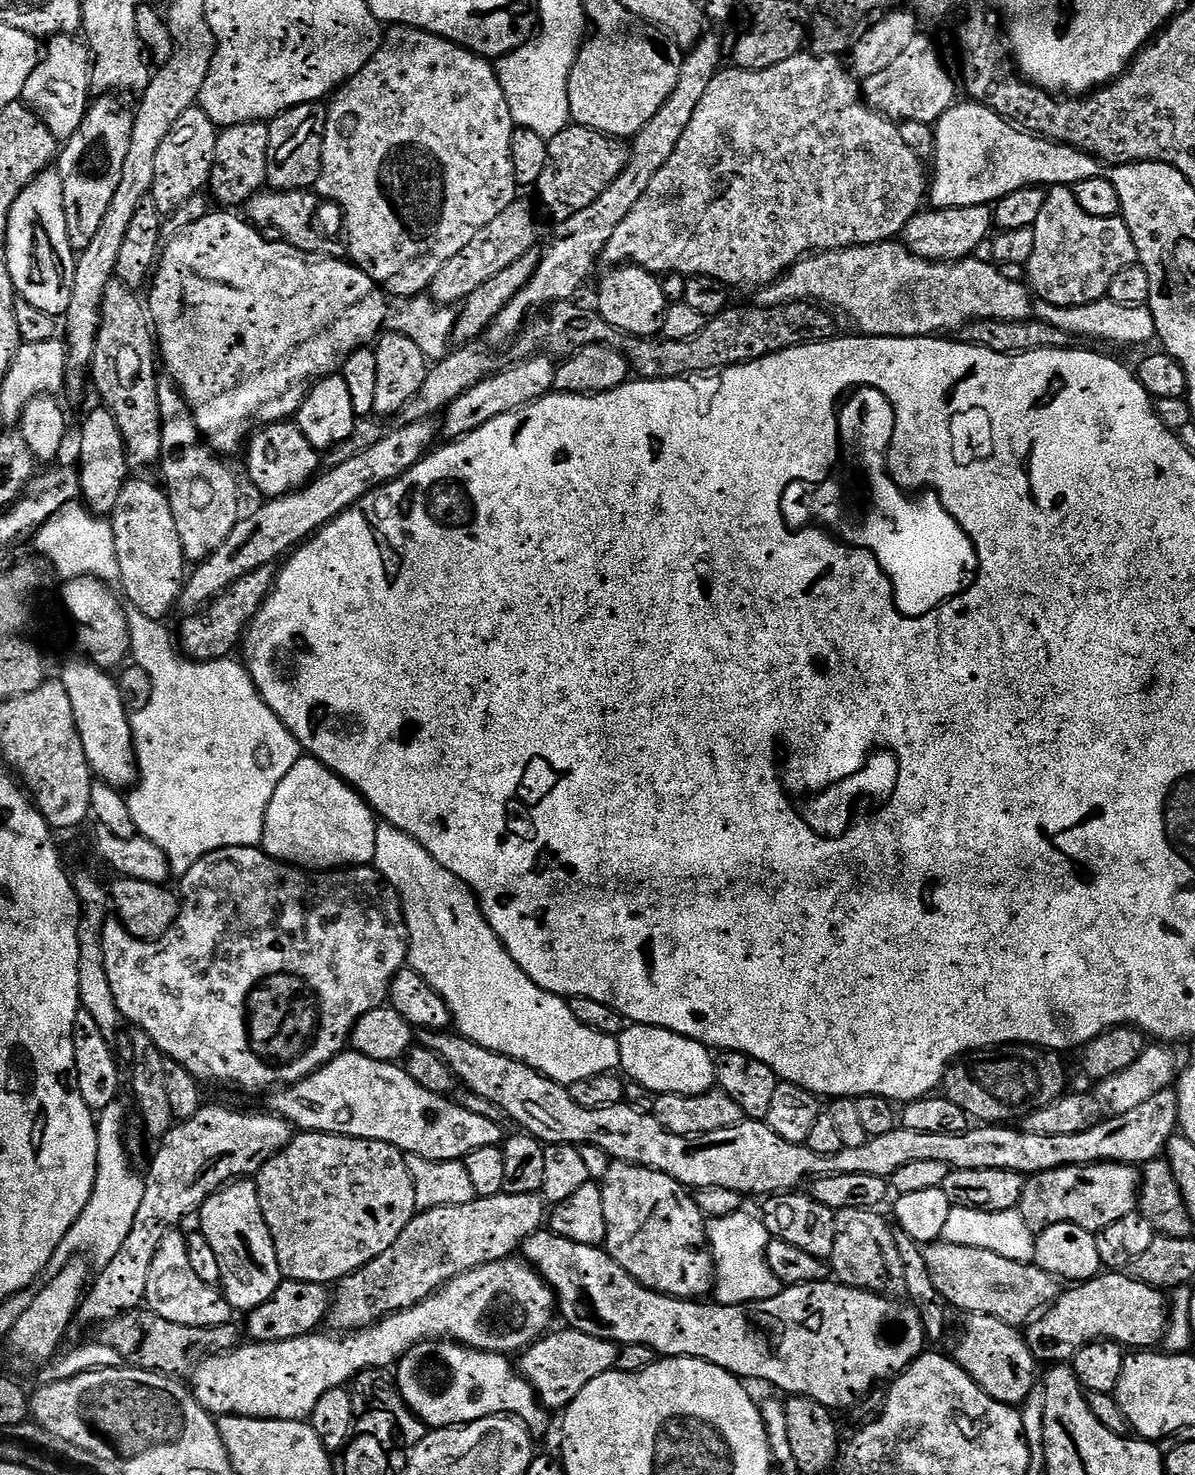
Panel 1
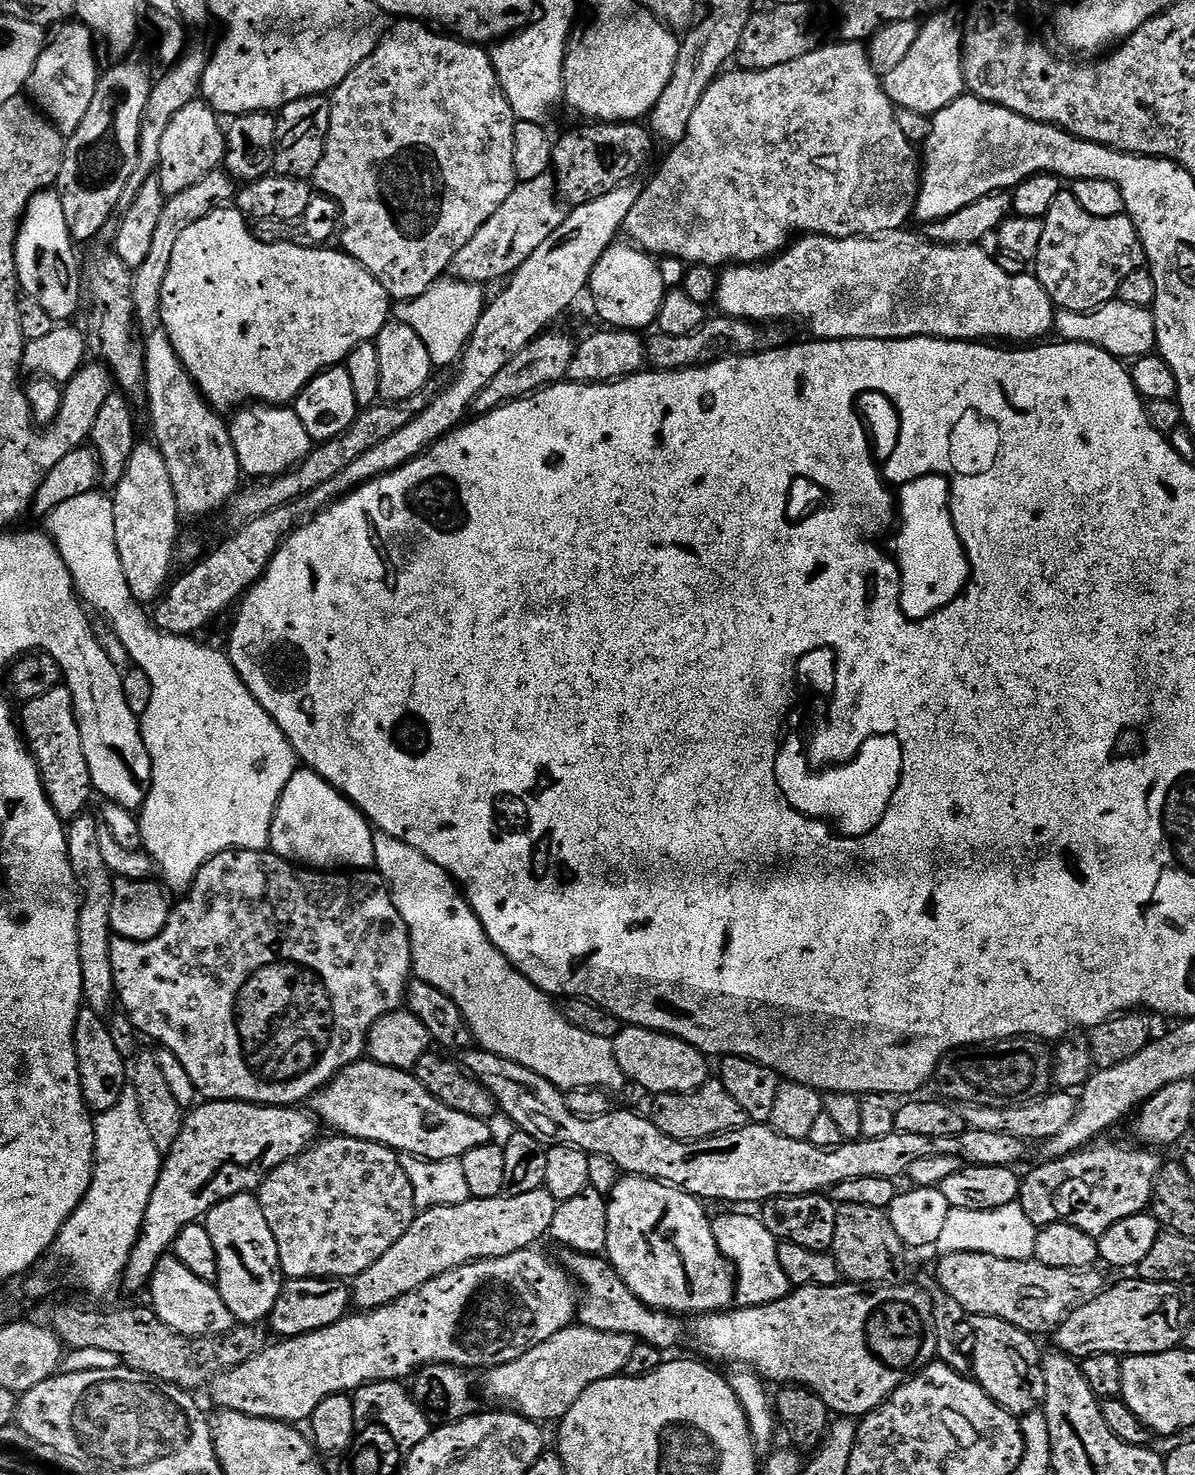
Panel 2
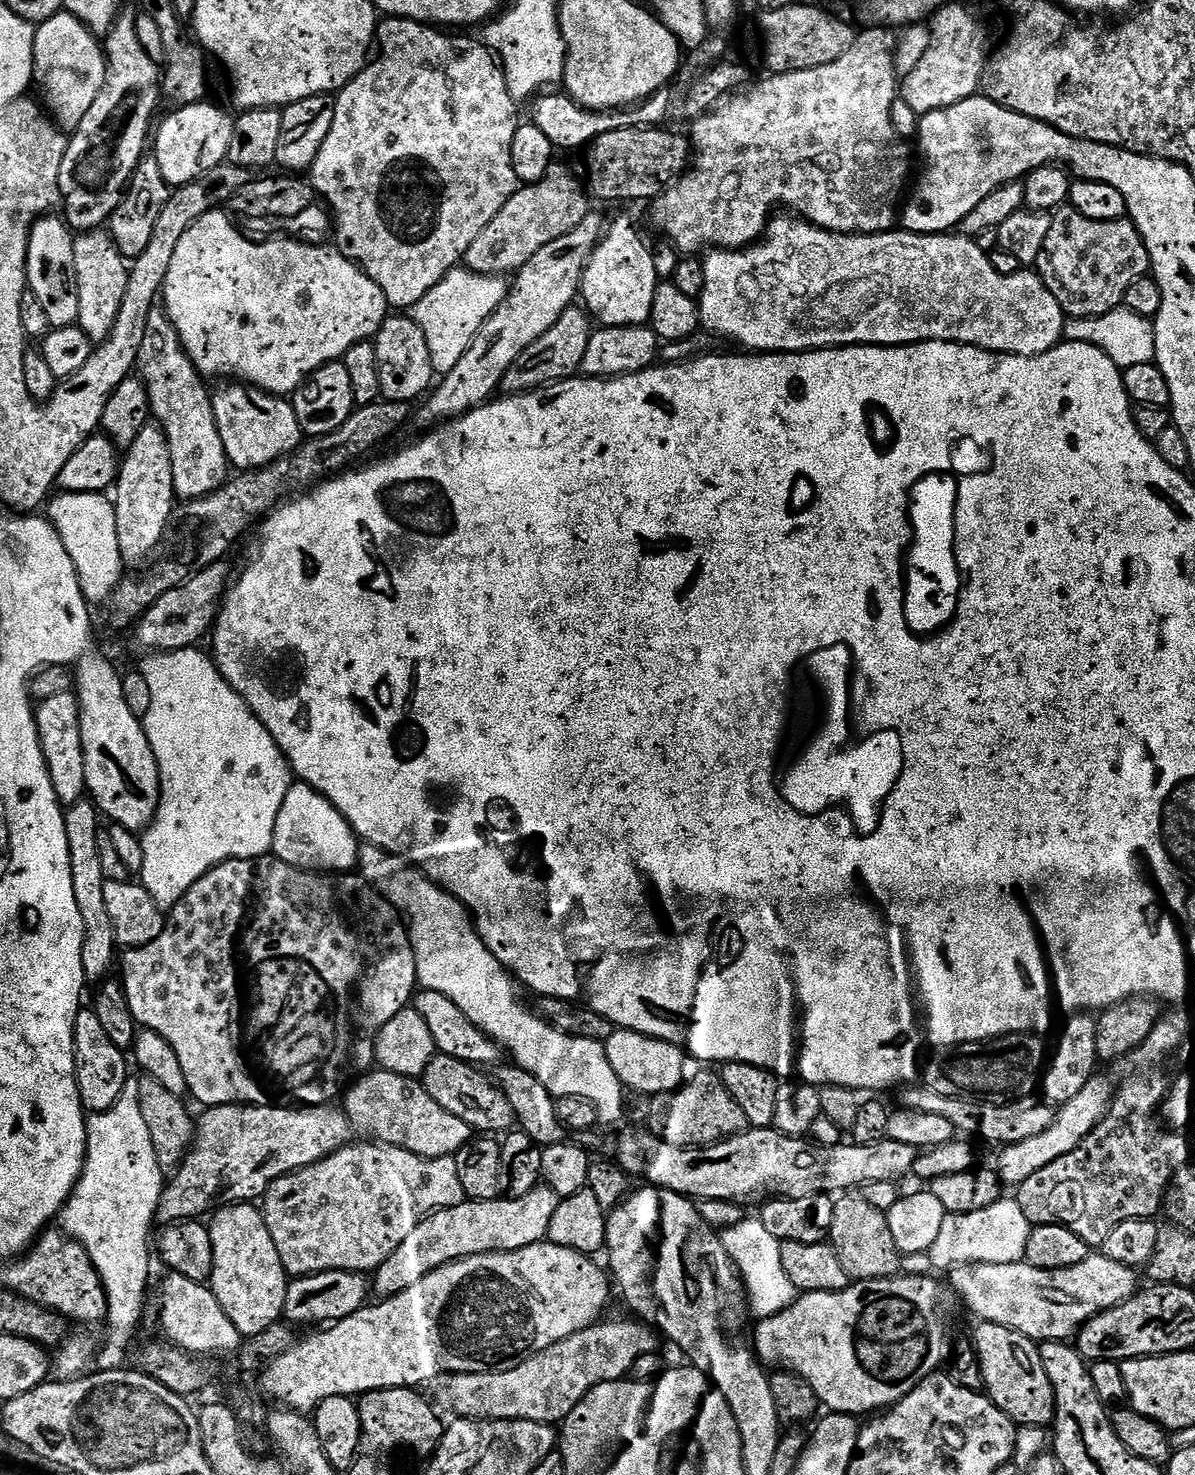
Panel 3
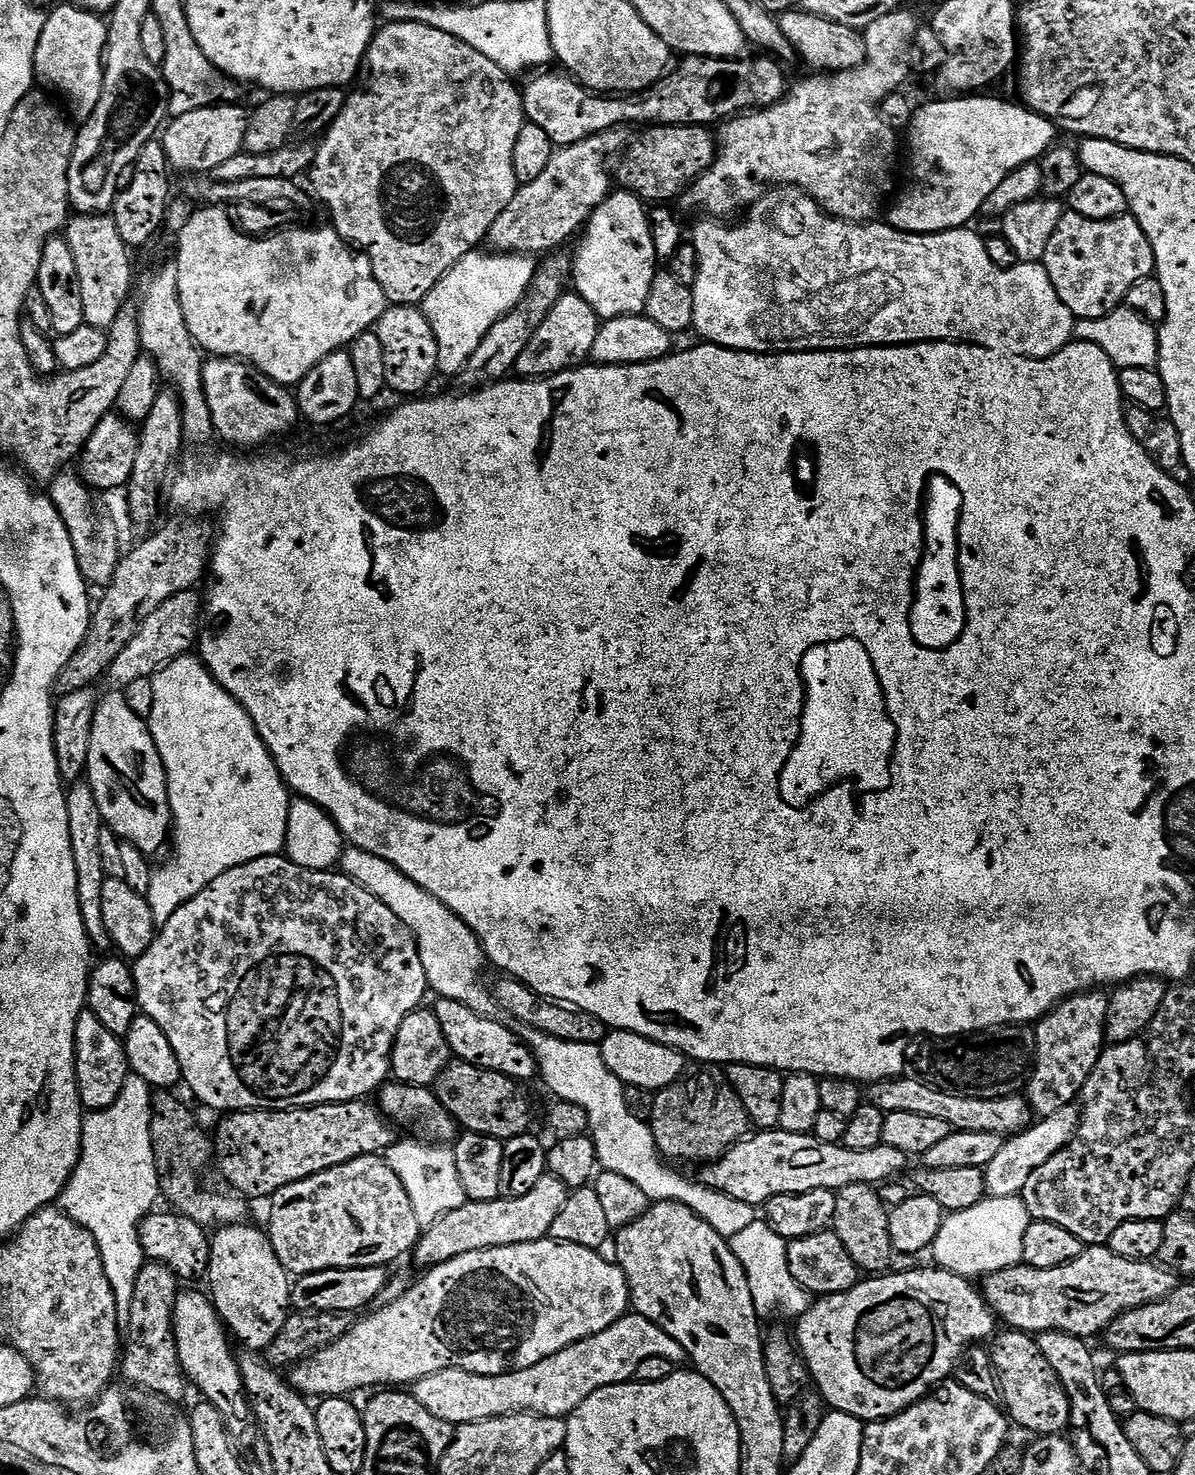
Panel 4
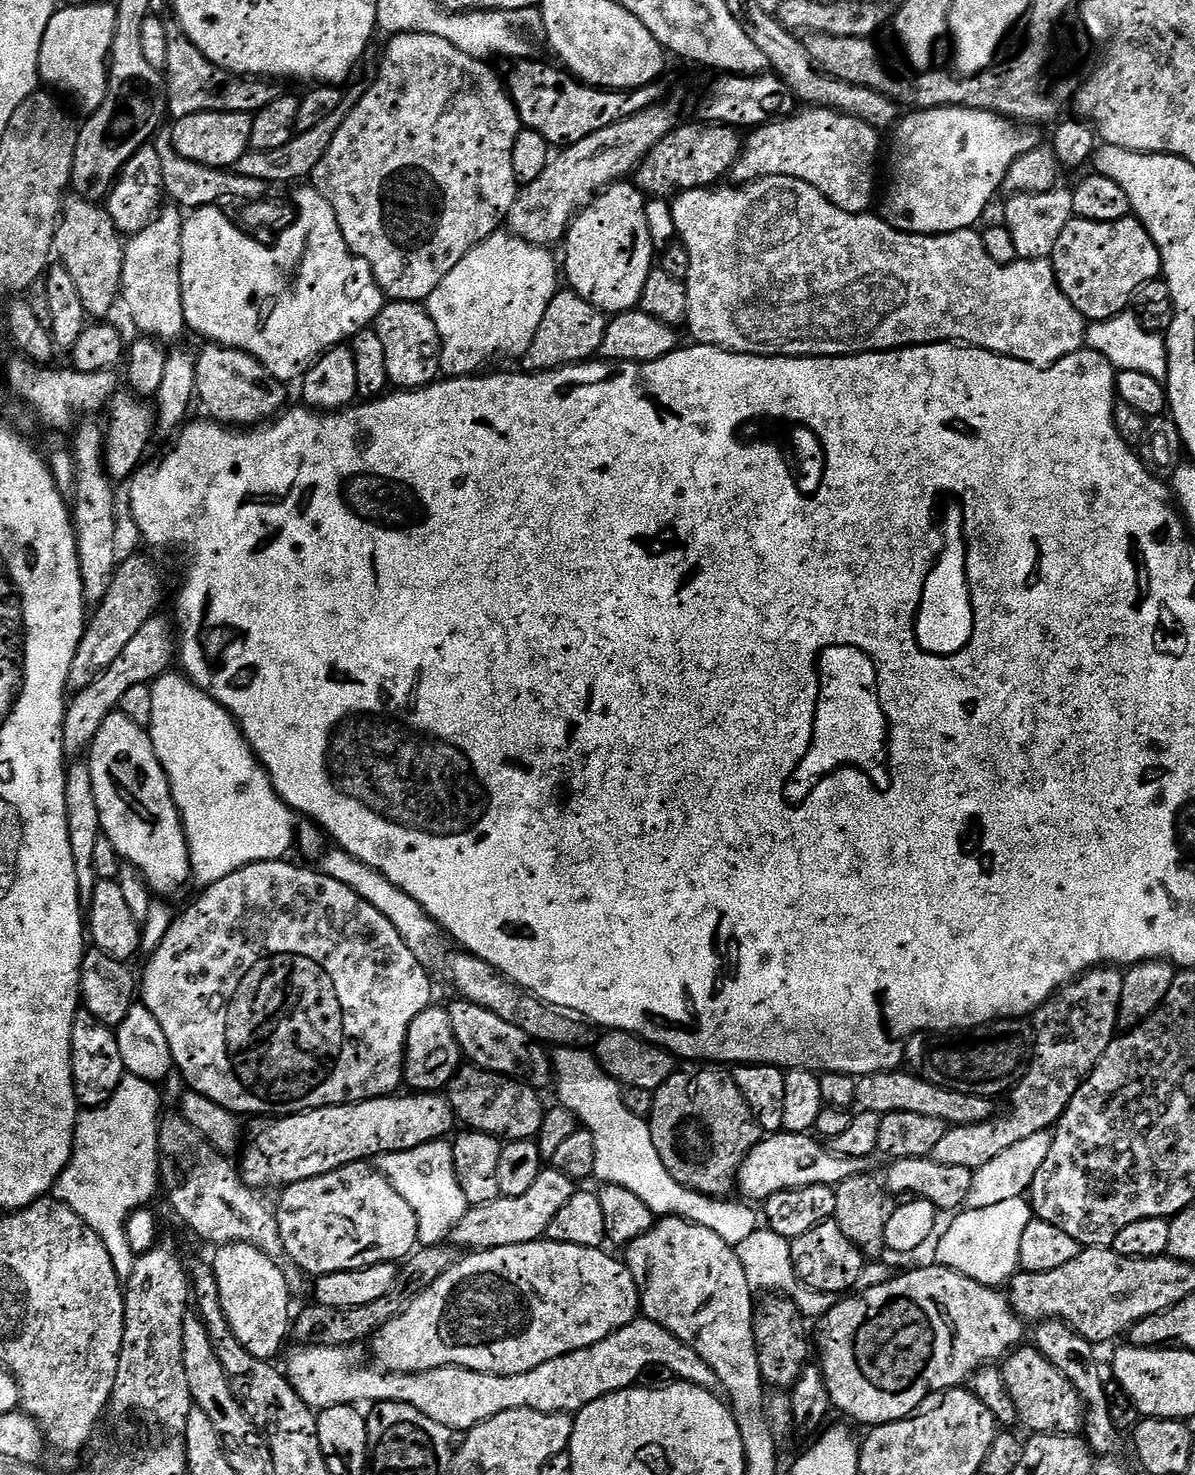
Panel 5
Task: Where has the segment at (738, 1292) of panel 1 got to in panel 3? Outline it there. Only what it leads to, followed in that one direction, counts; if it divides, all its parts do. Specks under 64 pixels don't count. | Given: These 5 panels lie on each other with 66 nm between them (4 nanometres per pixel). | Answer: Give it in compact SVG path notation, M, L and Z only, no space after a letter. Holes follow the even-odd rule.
M705 1200L699 1205L699 1209L700 1215L708 1224L719 1226L721 1229L728 1228L722 1232L724 1249L728 1251L728 1257L736 1265L737 1273L744 1282L751 1315L763 1318L789 1308L798 1293L794 1282L790 1282L786 1270L782 1267L780 1241L774 1238L774 1234L768 1233L766 1226L762 1226L758 1218L740 1220L745 1209L731 1200Z

